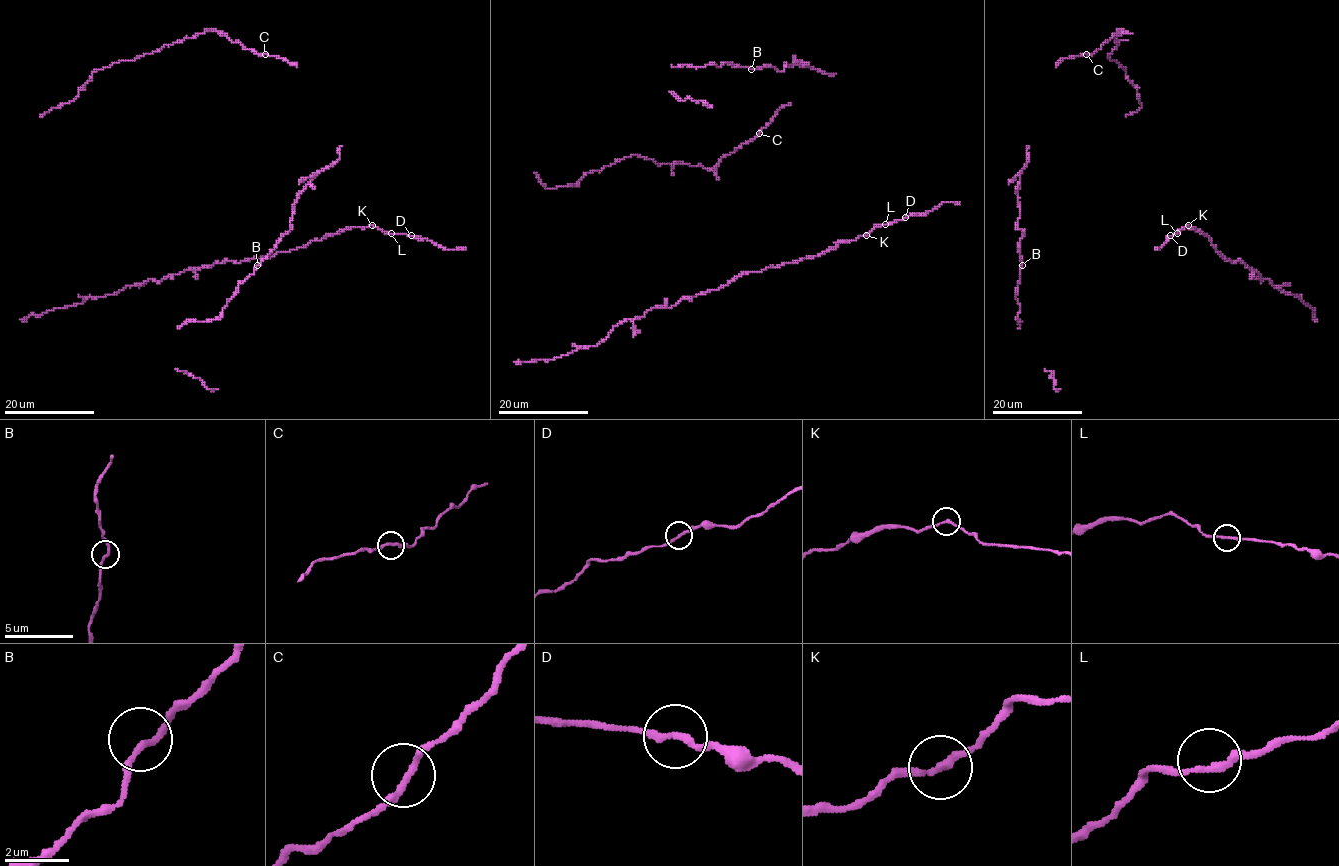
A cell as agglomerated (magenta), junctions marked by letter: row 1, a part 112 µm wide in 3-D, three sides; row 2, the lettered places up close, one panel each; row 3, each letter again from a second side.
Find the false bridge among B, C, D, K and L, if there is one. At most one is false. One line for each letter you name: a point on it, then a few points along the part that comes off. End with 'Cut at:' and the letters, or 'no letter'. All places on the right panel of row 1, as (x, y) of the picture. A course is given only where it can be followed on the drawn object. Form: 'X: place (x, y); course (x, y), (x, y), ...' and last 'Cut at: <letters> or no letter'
Cut at: no letter

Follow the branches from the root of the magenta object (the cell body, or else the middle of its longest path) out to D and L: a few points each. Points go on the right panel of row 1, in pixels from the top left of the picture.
D: (1194, 226), (1187, 225), (1170, 235)
L: (1194, 226), (1187, 225), (1177, 233)

